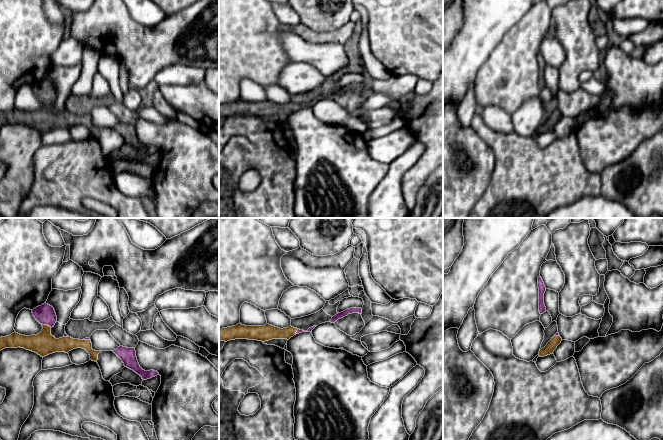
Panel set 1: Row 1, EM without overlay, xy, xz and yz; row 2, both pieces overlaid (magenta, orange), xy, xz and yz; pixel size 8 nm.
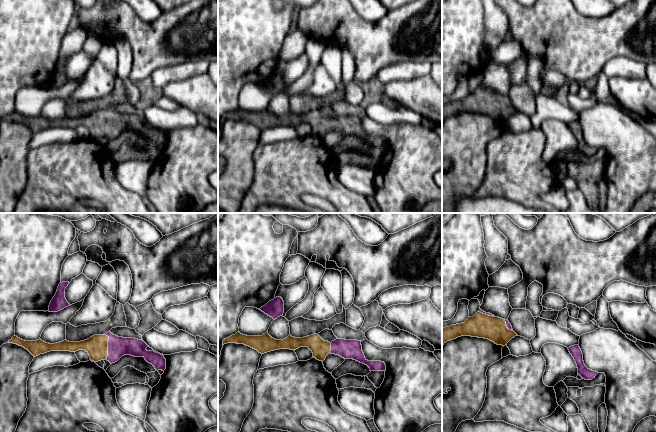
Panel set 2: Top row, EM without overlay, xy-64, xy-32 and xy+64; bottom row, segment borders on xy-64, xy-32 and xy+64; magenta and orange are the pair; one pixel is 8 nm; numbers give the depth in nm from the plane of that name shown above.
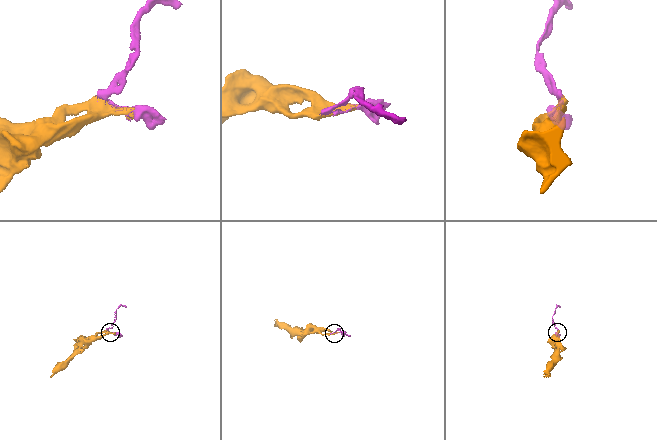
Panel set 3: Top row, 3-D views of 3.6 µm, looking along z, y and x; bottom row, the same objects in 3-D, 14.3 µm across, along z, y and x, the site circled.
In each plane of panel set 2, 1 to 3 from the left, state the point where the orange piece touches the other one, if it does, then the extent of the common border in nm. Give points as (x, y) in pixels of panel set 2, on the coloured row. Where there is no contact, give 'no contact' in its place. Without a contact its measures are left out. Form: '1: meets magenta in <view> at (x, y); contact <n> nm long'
1: meets magenta in xy-64 at (108, 346); contact 200 nm long
2: meets magenta in xy-32 at (331, 348); contact 80 nm long
3: meets magenta in xy+64 at (486, 314); contact 140 nm long

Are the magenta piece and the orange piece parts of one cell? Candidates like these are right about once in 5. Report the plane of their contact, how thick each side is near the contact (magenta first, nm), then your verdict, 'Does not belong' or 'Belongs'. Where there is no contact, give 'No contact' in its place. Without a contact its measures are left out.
Touches magenta in xy. Thickness 160 nm (magenta) against 180 nm. Belongs

